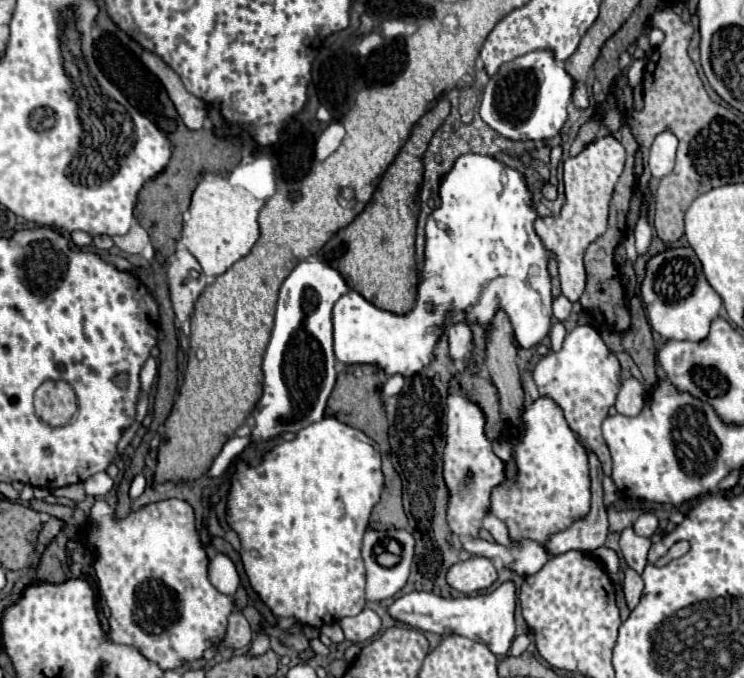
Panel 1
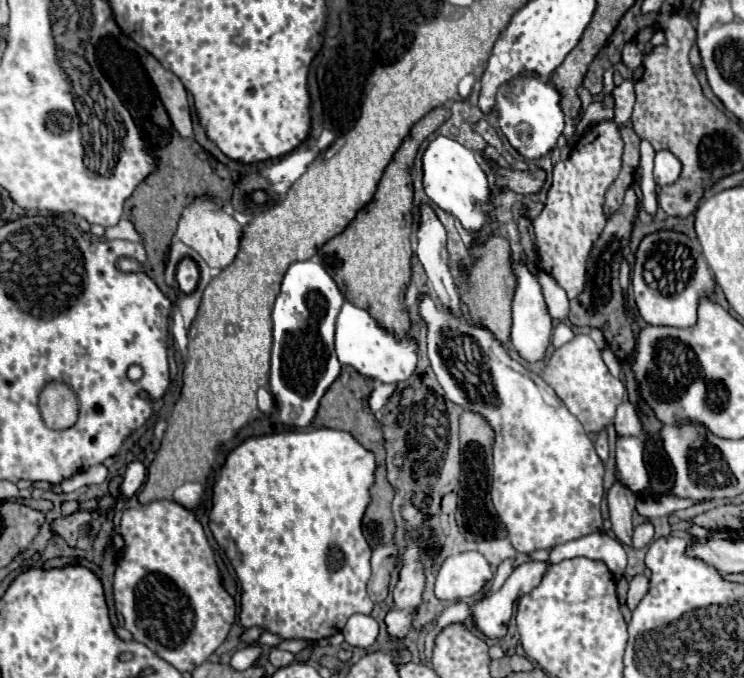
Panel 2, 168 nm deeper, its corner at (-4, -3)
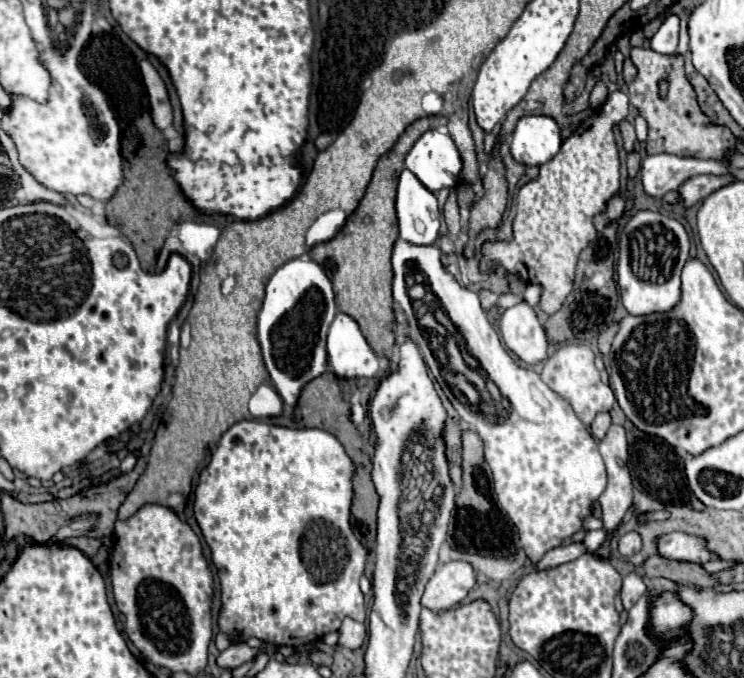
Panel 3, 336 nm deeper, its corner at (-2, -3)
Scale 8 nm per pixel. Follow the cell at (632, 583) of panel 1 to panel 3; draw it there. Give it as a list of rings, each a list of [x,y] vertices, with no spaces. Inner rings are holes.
[[[630,573],[624,577],[622,581],[622,603],[624,603],[624,609],[628,611],[642,595],[646,593],[646,585],[642,581],[642,575],[640,573]]]

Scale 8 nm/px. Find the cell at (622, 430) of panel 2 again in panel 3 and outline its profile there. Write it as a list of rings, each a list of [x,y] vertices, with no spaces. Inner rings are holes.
[[[612,425],[602,439],[600,455],[608,471],[608,485],[600,495],[602,521],[606,531],[616,531],[632,505],[632,481],[630,481],[628,441],[622,425]]]

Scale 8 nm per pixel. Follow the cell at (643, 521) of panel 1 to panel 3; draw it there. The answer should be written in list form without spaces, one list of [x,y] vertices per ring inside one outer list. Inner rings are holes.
[[[630,531],[630,533],[622,535],[620,543],[618,543],[618,549],[620,549],[622,555],[634,555],[642,549],[642,537],[636,531]]]

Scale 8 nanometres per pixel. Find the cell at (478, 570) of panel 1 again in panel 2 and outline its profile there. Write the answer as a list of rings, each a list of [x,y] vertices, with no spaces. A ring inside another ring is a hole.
[[[458,553],[442,563],[436,575],[434,595],[442,601],[470,599],[476,597],[490,579],[492,569],[480,553]]]

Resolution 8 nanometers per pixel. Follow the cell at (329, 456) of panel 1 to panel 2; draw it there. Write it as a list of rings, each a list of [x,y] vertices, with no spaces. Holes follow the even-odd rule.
[[[312,429],[312,431],[284,431],[274,435],[262,435],[262,437],[250,437],[242,441],[236,449],[232,449],[214,479],[212,485],[212,509],[210,509],[210,531],[218,545],[224,545],[224,553],[228,561],[232,563],[238,581],[240,581],[240,623],[244,627],[260,627],[262,631],[270,631],[278,635],[280,639],[306,639],[306,641],[318,641],[324,637],[332,637],[338,633],[350,615],[364,613],[370,615],[374,603],[370,601],[366,593],[366,583],[370,575],[370,555],[372,549],[366,543],[362,535],[362,515],[368,507],[368,491],[374,483],[374,455],[366,451],[350,433],[336,431],[336,429]]]

